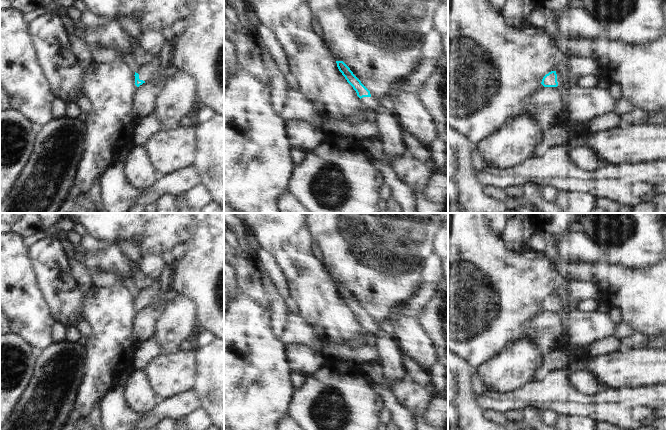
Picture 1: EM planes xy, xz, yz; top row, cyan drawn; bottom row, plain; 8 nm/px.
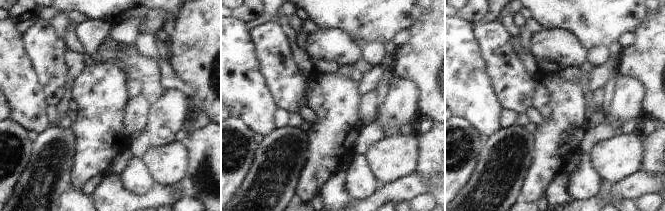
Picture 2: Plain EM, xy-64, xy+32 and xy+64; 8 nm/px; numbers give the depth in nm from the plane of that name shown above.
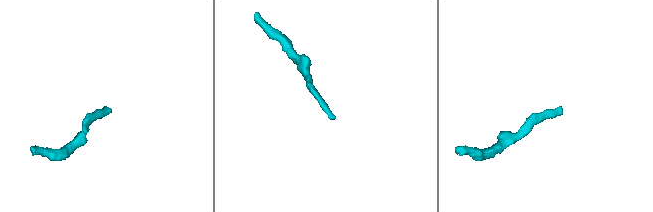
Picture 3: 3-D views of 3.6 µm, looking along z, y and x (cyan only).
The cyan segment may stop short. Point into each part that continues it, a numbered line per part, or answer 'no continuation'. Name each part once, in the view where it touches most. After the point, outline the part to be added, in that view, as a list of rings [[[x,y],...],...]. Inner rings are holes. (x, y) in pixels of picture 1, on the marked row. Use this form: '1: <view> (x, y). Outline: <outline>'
1: xy (146, 73). Outline: [[[156,57],[154,61],[147,64],[144,68],[136,69],[135,72],[139,74],[140,80],[148,82],[157,70],[159,70],[159,60]]]

